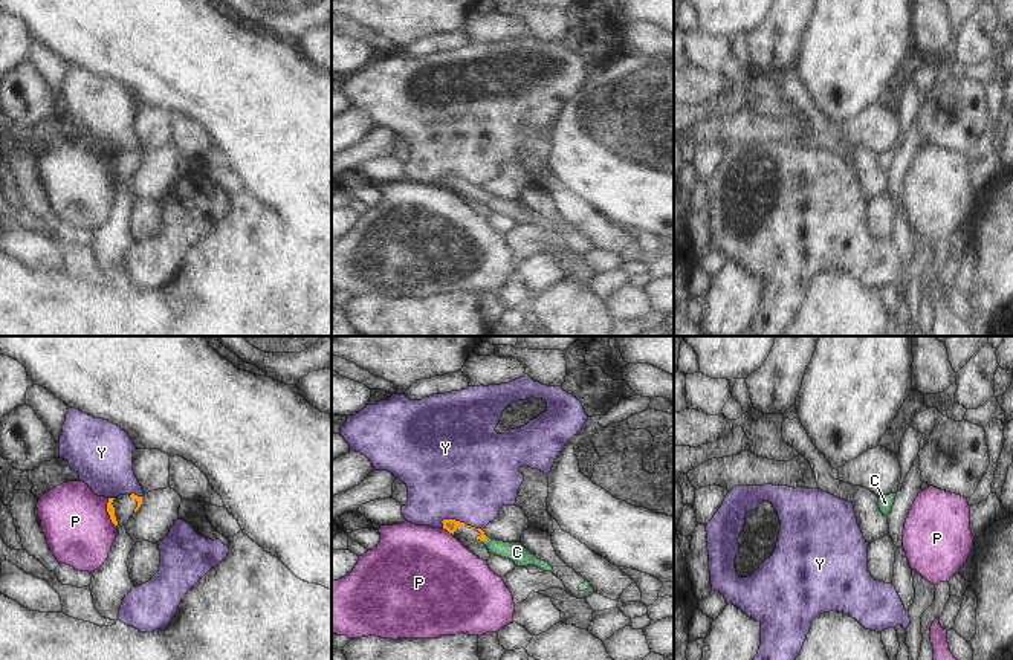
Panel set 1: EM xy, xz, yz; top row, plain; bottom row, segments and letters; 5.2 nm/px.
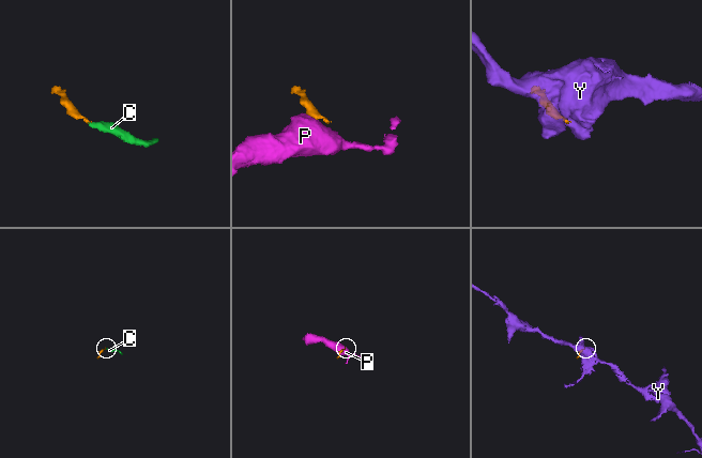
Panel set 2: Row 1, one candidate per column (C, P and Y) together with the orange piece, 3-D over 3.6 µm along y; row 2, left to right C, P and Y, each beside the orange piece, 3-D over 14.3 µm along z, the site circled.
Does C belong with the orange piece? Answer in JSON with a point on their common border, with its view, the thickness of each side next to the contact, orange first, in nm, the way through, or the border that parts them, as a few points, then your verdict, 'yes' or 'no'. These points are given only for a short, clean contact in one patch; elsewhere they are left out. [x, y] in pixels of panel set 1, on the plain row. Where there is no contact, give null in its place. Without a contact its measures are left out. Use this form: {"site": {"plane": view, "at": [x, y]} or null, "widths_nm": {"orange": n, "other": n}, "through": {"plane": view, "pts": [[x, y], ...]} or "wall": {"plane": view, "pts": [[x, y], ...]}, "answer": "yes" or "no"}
{"site": {"plane": "xz", "at": [485, 196]}, "widths_nm": {"orange": 40, "other": 100}, "through": {"plane": "xz", "pts": [[482, 194], [485, 196], [495, 205], [517, 210]]}, "answer": "yes"}

